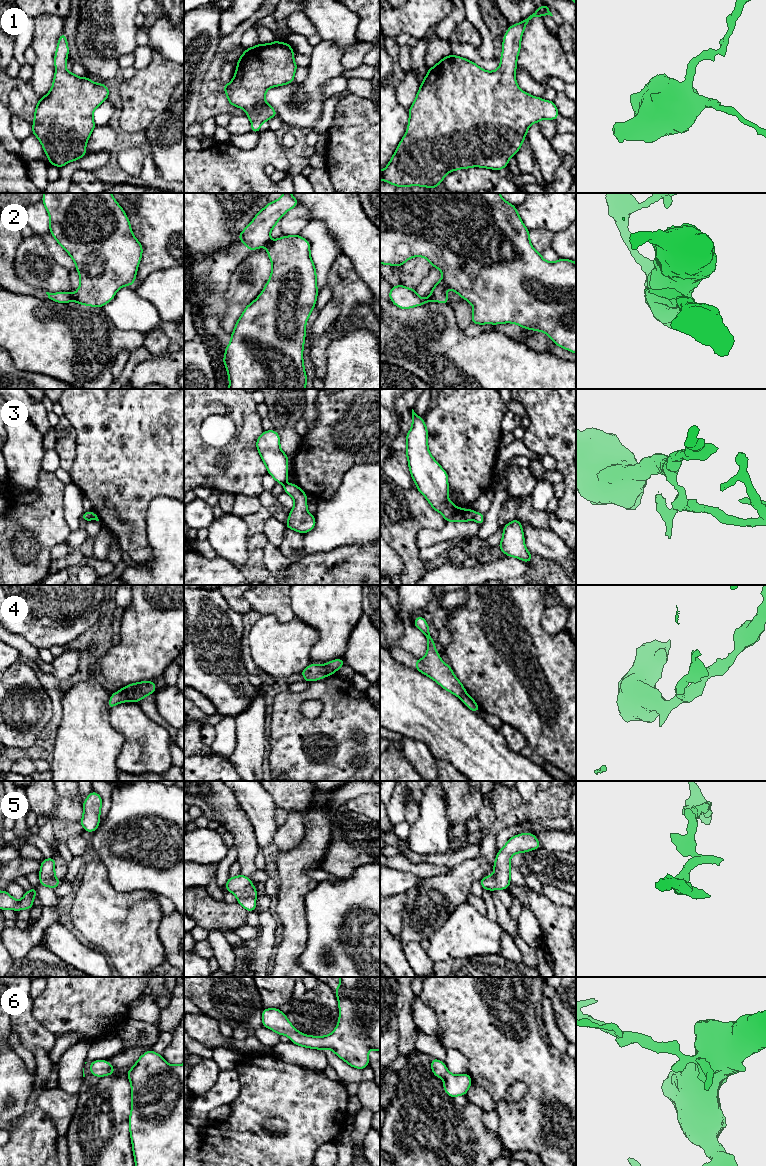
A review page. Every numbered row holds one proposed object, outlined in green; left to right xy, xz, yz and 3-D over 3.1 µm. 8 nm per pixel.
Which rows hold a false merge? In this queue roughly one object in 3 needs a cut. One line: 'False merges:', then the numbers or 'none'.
False merges: 2, 3, 4

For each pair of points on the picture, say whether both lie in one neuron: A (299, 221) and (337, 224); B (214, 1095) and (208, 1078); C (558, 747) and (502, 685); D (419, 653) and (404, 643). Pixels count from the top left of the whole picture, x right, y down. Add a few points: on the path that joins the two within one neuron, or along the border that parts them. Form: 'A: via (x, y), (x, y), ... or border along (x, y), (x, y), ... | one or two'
A: border along (298, 204), (307, 210), (310, 220) | two
B: border along (221, 1070), (216, 1082), (210, 1088), (194, 1096) | two
C: via (549, 732), (517, 700) | one
D: via (415, 649), (408, 643) | one

